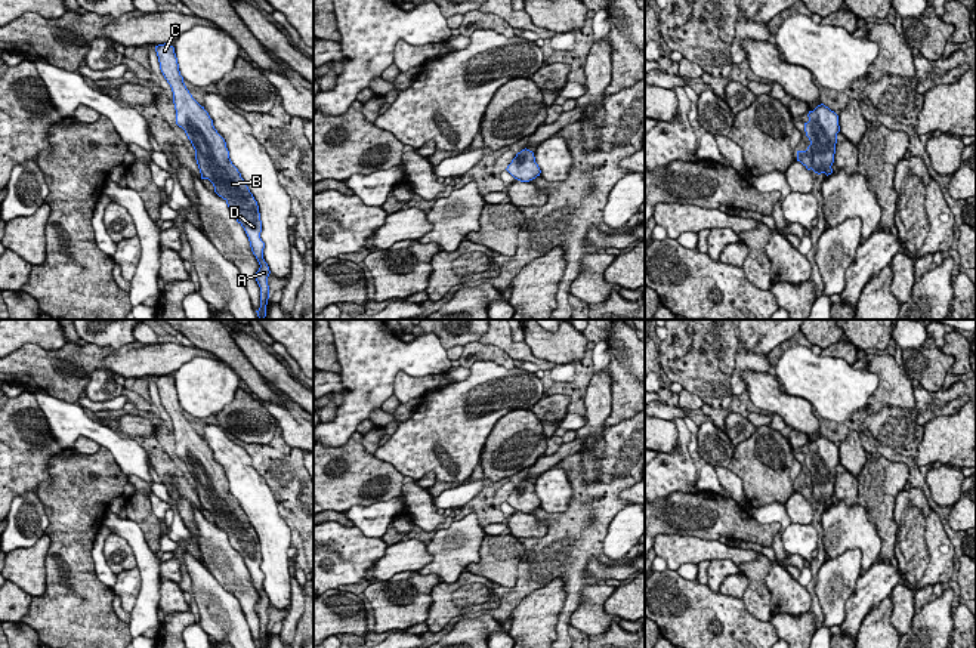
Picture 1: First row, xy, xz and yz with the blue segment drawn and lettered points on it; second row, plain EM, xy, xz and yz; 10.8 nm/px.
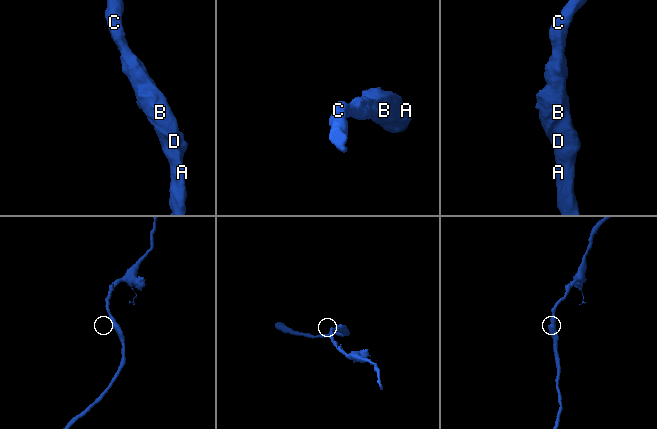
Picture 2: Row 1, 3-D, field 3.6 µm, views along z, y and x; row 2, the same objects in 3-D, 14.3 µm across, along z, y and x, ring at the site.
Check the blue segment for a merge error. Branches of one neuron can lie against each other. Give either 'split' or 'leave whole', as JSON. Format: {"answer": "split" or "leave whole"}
{"answer": "leave whole"}

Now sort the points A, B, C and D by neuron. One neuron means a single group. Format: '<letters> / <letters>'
A B C D

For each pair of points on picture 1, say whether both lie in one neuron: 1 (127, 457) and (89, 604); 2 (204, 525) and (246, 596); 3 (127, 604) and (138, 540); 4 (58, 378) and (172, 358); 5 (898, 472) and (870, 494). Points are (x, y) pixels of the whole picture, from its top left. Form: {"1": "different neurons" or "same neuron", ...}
{"1": "different neurons", "2": "same neuron", "3": "different neurons", "4": "same neuron", "5": "same neuron"}

